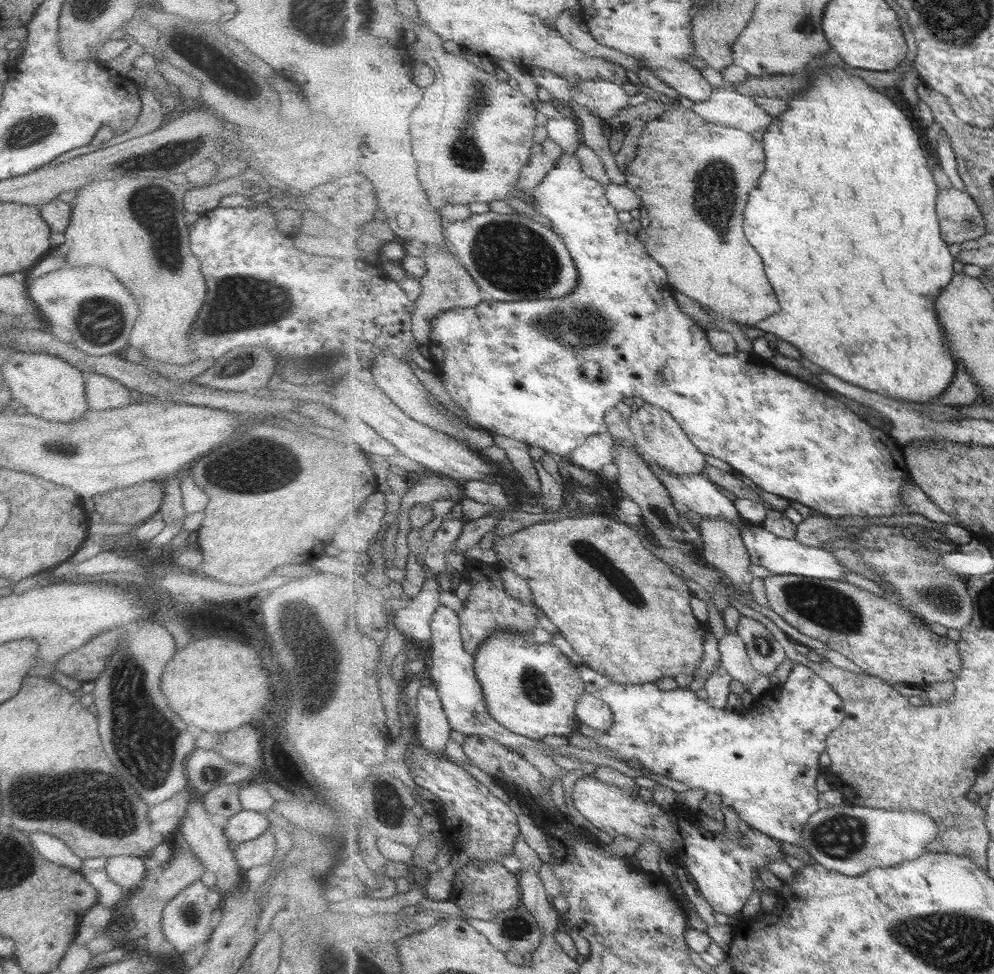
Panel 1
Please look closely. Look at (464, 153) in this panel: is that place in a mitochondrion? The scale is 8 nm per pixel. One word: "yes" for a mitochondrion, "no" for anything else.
yes

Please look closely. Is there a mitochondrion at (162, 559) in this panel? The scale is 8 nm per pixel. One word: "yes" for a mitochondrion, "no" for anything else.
no

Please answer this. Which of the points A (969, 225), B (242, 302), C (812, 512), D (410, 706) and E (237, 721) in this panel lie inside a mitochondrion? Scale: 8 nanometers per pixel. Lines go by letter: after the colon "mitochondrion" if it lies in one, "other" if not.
A: mitochondrion
B: mitochondrion
C: other
D: other
E: other

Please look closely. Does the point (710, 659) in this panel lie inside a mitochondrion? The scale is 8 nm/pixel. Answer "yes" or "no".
no

